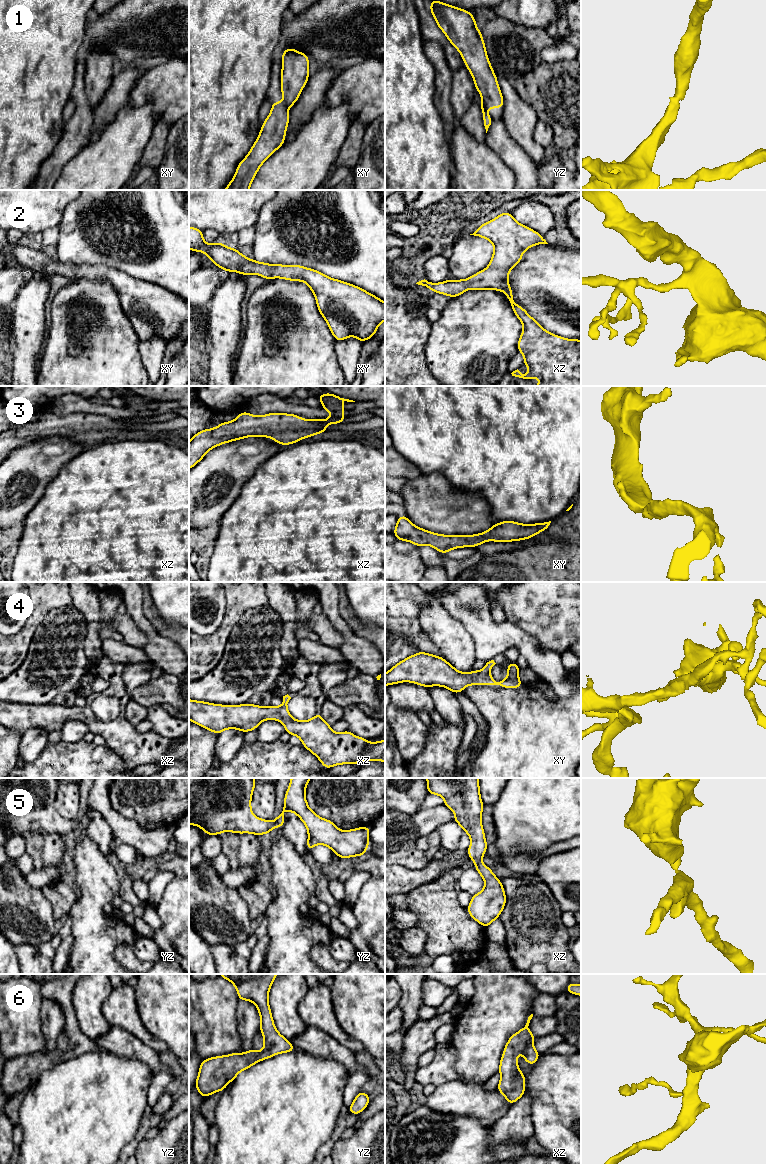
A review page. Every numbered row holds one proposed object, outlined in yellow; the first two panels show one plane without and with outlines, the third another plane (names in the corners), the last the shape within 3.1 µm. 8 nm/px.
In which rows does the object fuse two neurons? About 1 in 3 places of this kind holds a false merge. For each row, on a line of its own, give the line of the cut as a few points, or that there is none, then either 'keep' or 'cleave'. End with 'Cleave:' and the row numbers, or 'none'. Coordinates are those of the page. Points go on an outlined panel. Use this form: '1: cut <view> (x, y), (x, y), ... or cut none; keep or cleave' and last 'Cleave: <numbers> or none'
1: cut xy (284, 101), (287, 107); cleave
2: cut none; keep
3: cut none; keep
4: cut none; keep
5: cut none; keep
6: cut none; keep
Cleave: 1

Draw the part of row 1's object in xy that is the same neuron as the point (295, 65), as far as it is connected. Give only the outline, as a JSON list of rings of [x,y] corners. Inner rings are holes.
[[[293,48],[282,54],[281,92],[287,108],[294,105],[309,78],[309,57]]]

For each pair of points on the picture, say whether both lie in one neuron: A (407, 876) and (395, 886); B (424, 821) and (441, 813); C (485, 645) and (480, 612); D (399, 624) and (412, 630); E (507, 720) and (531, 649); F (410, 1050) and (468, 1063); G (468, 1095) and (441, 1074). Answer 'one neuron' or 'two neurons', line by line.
A: one neuron
B: one neuron
C: one neuron
D: one neuron
E: two neurons
F: two neurons
G: two neurons

